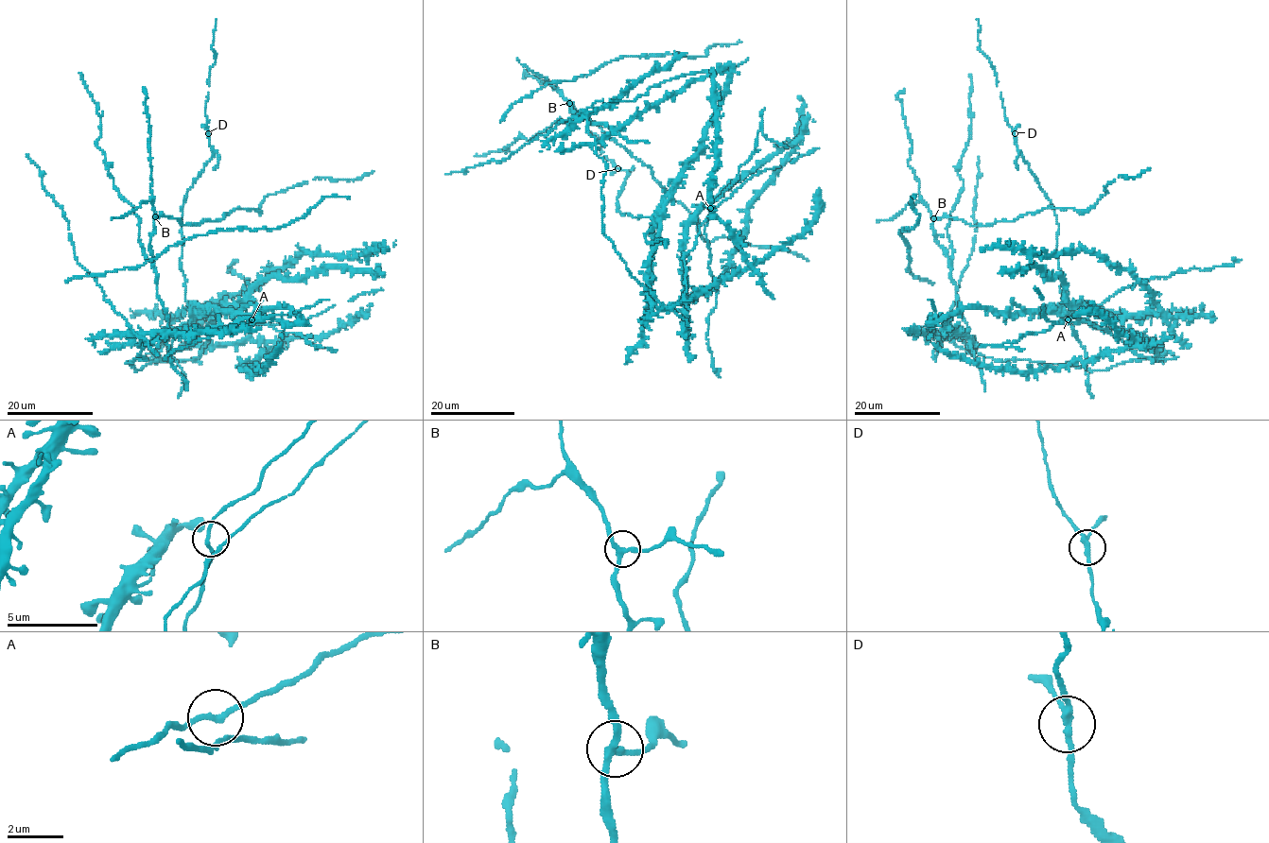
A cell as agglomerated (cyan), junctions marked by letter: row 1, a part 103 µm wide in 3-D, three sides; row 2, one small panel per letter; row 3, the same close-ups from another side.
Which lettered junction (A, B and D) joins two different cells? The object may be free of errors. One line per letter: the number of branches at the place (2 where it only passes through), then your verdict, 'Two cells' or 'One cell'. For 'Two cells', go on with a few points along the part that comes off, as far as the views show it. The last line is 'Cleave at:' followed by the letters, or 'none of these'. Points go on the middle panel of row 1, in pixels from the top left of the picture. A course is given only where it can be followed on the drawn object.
A: Branches: 3. One cell
B: Branches: 3. One cell
D: Branches: 3. Two cells. Course of the part to remove: (617, 168), (634, 167), (630, 170)
Cleave at: D

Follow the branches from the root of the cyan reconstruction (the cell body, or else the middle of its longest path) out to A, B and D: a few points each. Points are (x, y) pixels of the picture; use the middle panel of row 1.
A: (678, 176), (650, 257), (648, 288), (652, 309), (649, 317), (684, 299), (683, 258), (694, 247), (710, 208)
B: (678, 176), (718, 111), (730, 66), (691, 78), (612, 132), (602, 123), (592, 124), (574, 112), (569, 103)
D: (678, 176), (664, 217), (655, 225), (651, 217), (637, 218), (617, 210), (617, 199), (628, 175), (617, 168)

